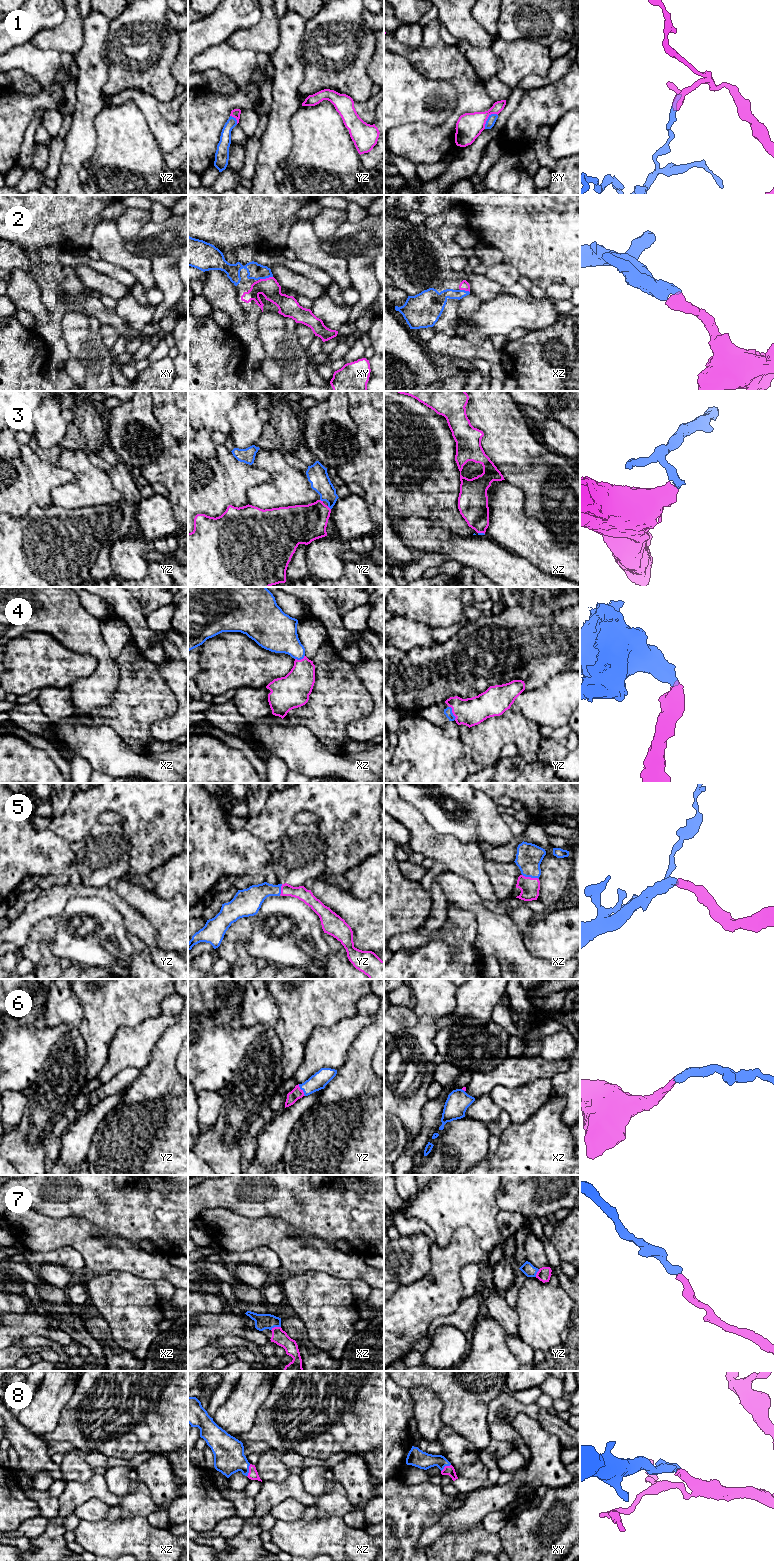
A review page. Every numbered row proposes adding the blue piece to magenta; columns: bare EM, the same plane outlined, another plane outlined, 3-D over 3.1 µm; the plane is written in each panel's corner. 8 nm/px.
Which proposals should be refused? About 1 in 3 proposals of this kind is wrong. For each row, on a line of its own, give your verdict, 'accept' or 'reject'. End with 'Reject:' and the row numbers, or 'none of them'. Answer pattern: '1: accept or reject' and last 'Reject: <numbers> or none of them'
1: reject
2: accept
3: accept
4: accept
5: accept
6: accept
7: accept
8: accept
Reject: 1

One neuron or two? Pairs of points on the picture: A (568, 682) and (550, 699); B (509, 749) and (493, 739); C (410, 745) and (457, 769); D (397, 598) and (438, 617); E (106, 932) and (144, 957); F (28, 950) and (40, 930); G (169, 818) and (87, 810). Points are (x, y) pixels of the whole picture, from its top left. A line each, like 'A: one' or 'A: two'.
A: one
B: two
C: one
D: one
E: two
F: one
G: one

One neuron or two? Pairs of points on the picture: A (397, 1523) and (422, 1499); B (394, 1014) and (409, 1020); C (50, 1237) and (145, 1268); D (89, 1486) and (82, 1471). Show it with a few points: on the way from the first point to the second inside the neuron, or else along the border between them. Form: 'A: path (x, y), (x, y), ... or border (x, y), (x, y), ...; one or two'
A: path (403, 1517), (416, 1505); one
B: path (398, 1018), (405, 1018); one
C: path (74, 1237), (90, 1241), (105, 1255), (121, 1255); one
D: border (93, 1473), (84, 1481), (67, 1482); two

